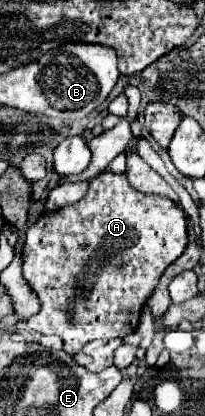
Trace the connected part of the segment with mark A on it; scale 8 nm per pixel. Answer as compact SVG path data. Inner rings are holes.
M103 172L89 180L87 194L59 212L43 214L27 228L23 244L23 276L29 288L39 296L39 314L27 320L27 326L39 334L57 334L69 352L81 350L93 338L123 338L135 332L139 316L153 294L165 268L173 264L189 242L183 210L169 198L143 194L135 190L125 174Z

